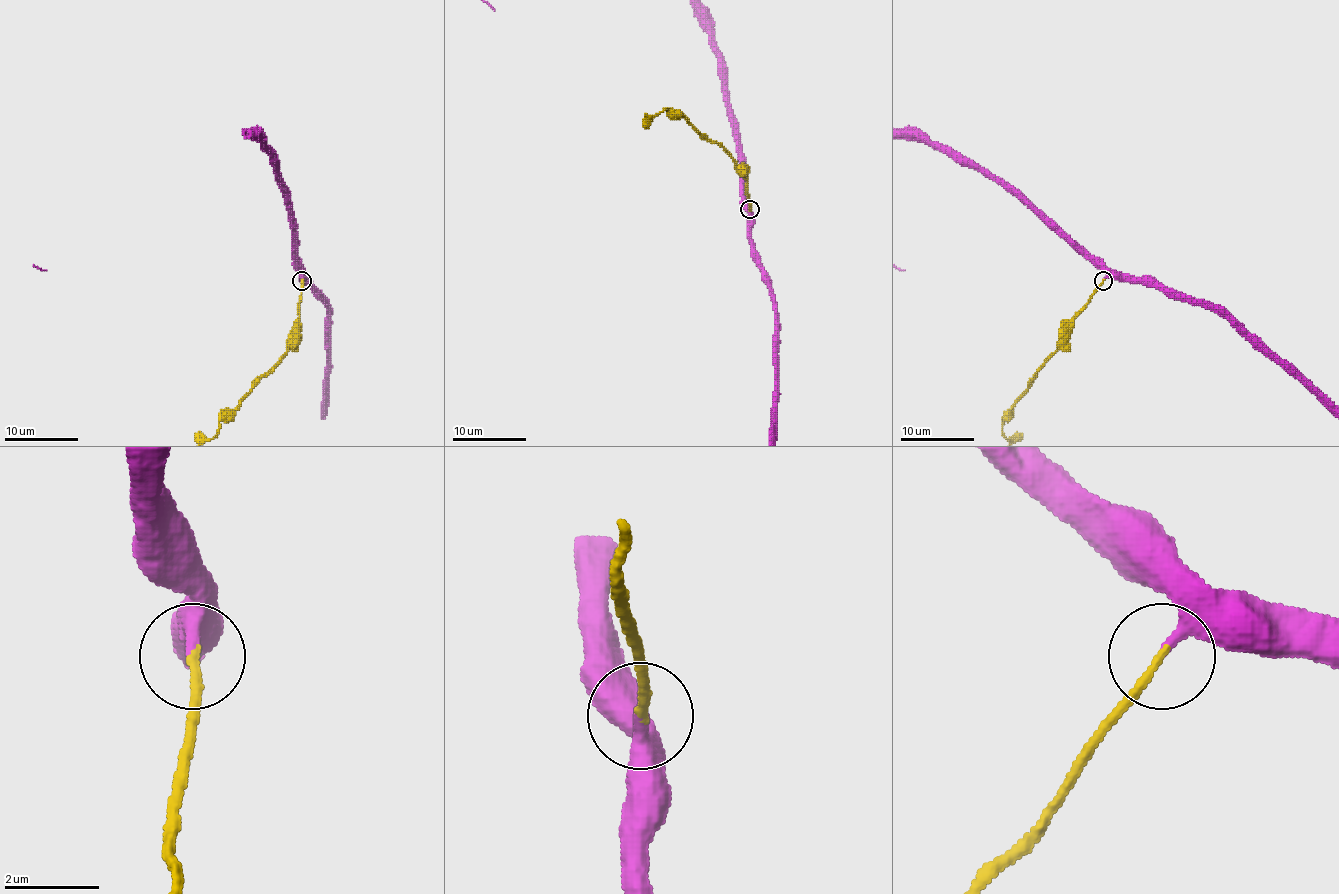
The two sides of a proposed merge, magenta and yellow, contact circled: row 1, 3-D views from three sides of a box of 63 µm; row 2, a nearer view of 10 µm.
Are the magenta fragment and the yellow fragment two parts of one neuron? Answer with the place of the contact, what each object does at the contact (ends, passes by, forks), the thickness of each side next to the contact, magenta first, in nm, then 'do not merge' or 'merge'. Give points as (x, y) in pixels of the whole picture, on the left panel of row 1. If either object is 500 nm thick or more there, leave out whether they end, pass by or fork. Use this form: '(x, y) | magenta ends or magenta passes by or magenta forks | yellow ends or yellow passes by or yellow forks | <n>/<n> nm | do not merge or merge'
(301, 281) | magenta ends | yellow ends | 260/190 nm | merge

